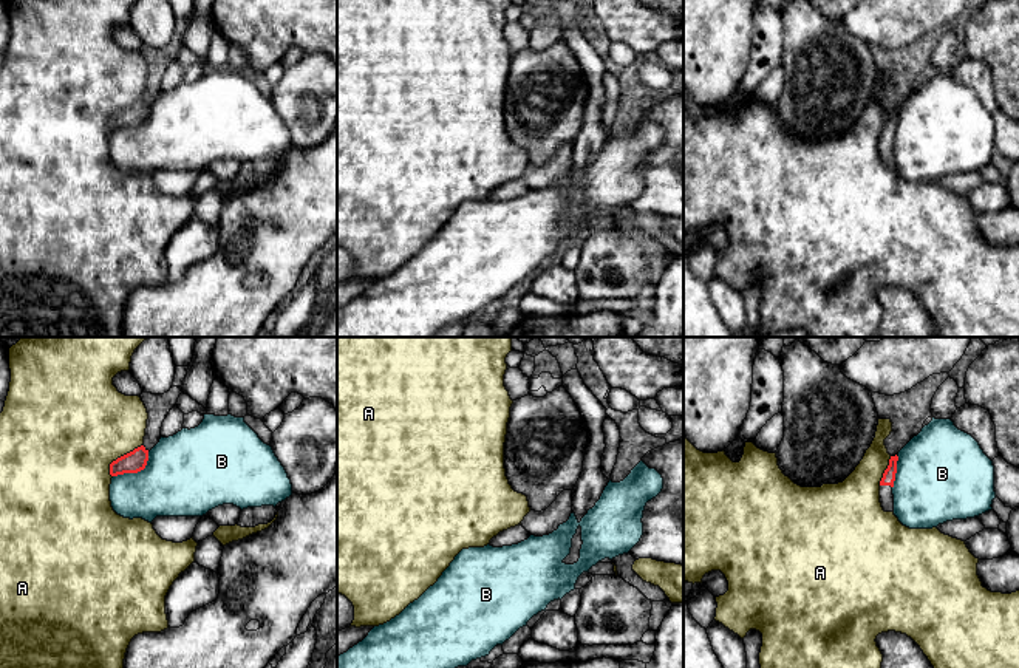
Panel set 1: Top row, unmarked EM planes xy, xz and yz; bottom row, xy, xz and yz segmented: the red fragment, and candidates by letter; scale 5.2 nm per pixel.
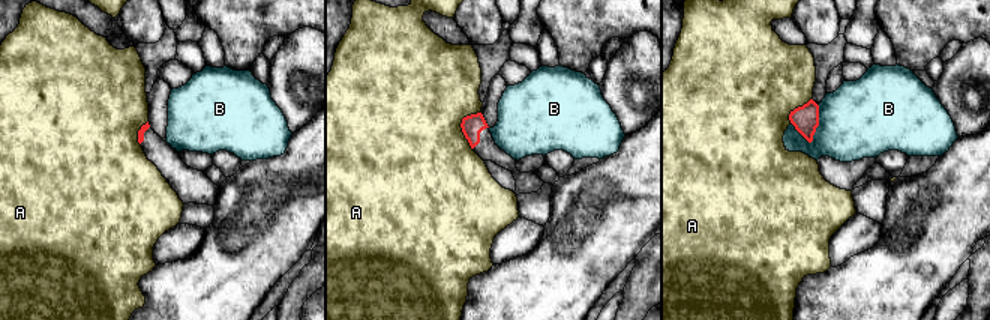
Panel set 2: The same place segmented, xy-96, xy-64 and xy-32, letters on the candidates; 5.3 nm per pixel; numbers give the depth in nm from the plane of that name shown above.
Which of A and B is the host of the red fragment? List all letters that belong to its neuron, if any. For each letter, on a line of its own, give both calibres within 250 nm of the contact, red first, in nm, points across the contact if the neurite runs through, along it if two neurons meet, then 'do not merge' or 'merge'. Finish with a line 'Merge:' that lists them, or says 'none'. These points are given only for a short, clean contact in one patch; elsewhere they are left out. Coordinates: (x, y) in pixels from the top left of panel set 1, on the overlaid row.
A: 120/480 nm | do not merge
B: 120/420 nm | do not merge
Merge: none

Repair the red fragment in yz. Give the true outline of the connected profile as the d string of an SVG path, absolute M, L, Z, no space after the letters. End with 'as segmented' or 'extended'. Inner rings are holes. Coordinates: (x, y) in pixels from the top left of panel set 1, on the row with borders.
M897 455L891 456L889 465L884 470L883 478L880 481L880 503L884 512L894 512L892 487L897 473L897 461L898 461Z | extended

